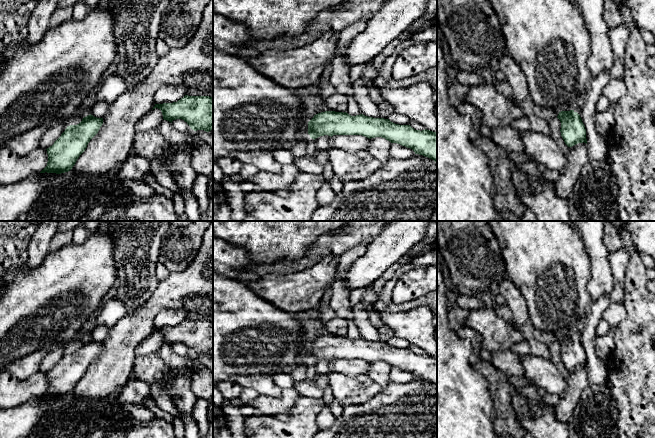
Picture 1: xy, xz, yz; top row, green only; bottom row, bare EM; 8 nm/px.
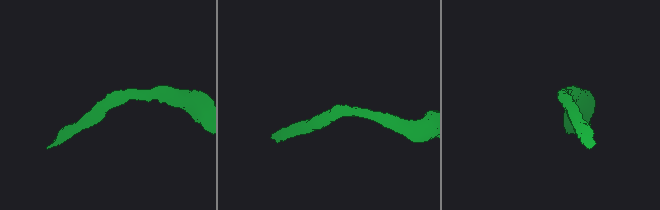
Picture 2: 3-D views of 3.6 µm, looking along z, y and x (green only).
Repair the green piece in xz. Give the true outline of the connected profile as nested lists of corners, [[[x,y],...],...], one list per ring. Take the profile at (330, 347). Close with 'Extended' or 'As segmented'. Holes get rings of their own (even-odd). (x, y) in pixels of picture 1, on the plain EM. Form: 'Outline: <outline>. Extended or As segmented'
Outline: [[[325,335],[314,339],[308,346],[308,358],[314,364],[324,359],[362,359],[369,363],[382,361],[437,386],[436,356],[415,354],[410,349],[395,348],[389,343]]]. As segmented

